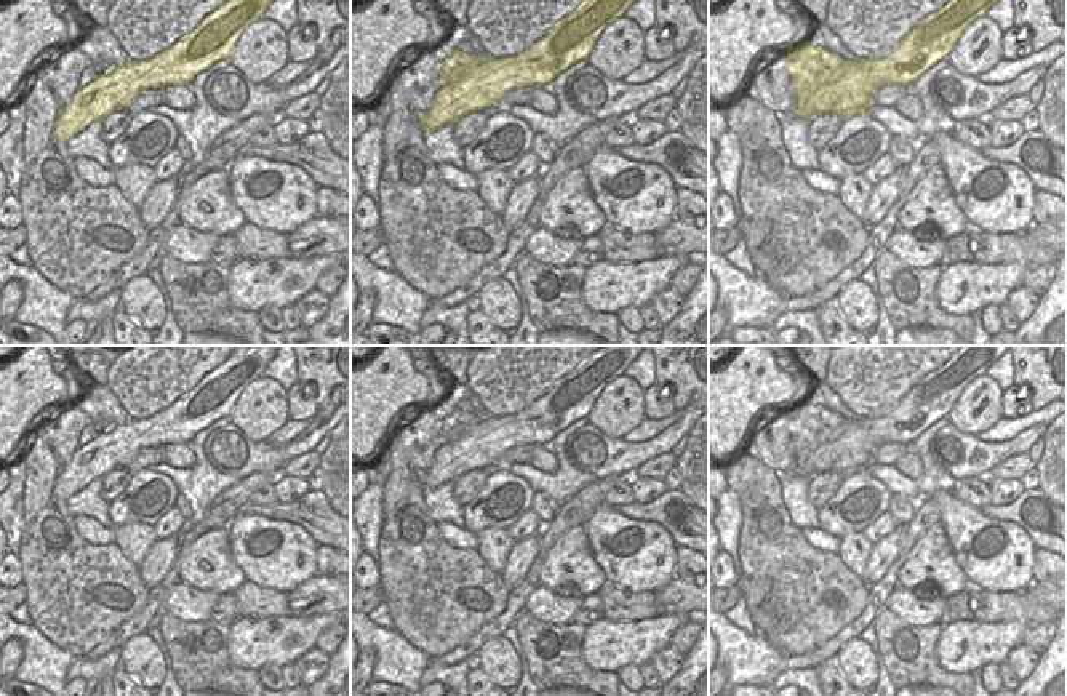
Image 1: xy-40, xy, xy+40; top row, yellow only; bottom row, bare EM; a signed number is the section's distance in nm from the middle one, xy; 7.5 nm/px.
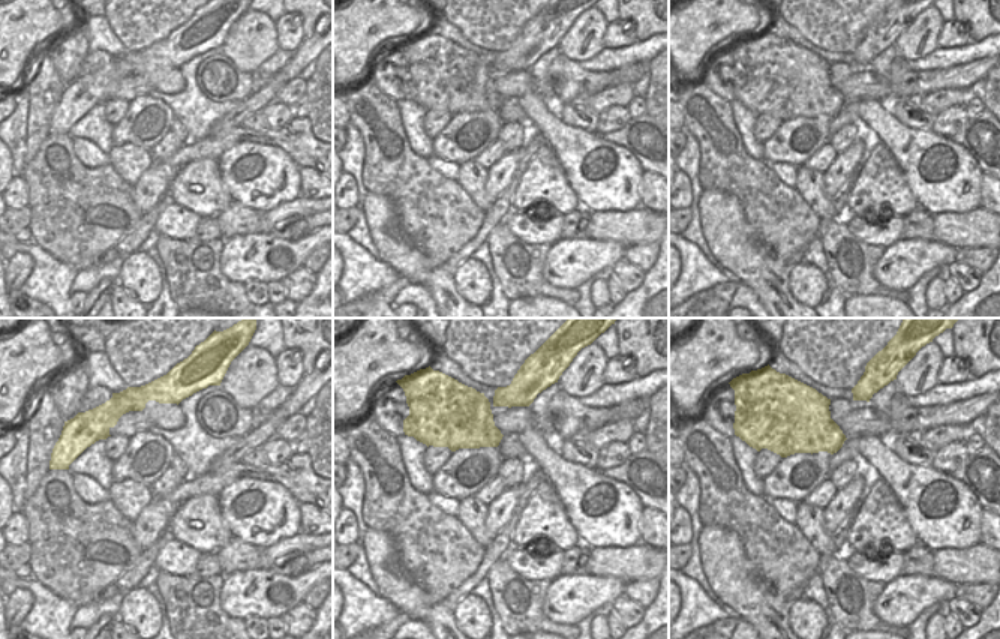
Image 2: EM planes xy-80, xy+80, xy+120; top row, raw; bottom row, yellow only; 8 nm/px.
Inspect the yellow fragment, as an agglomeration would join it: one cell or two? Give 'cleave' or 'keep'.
cleave

